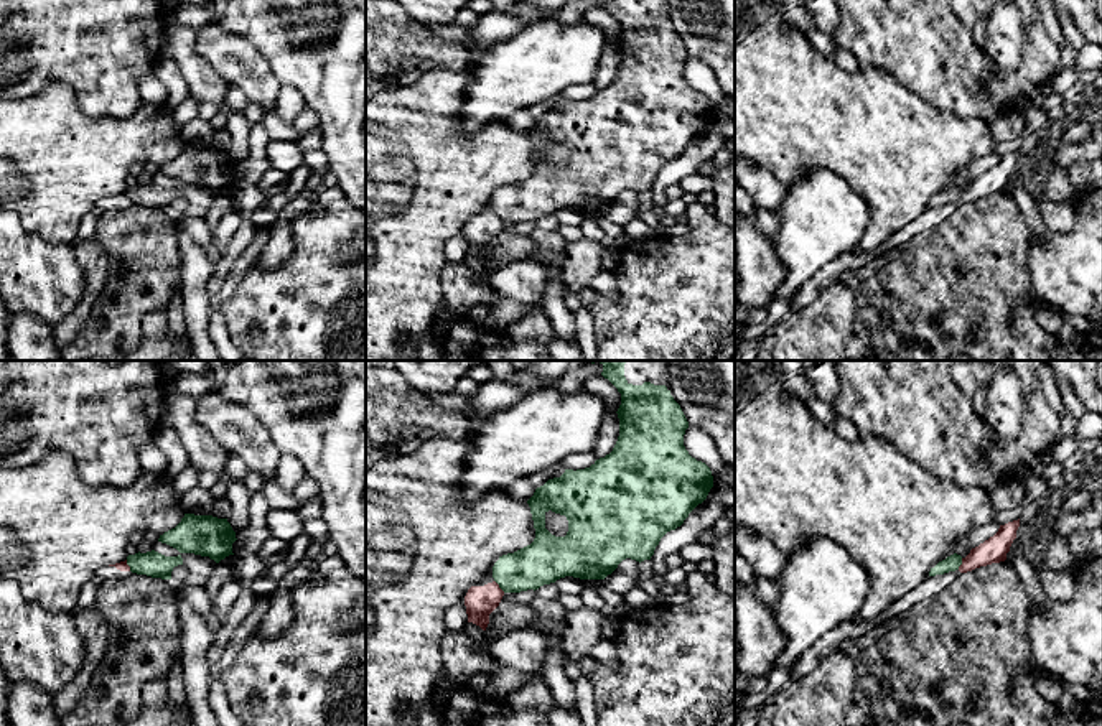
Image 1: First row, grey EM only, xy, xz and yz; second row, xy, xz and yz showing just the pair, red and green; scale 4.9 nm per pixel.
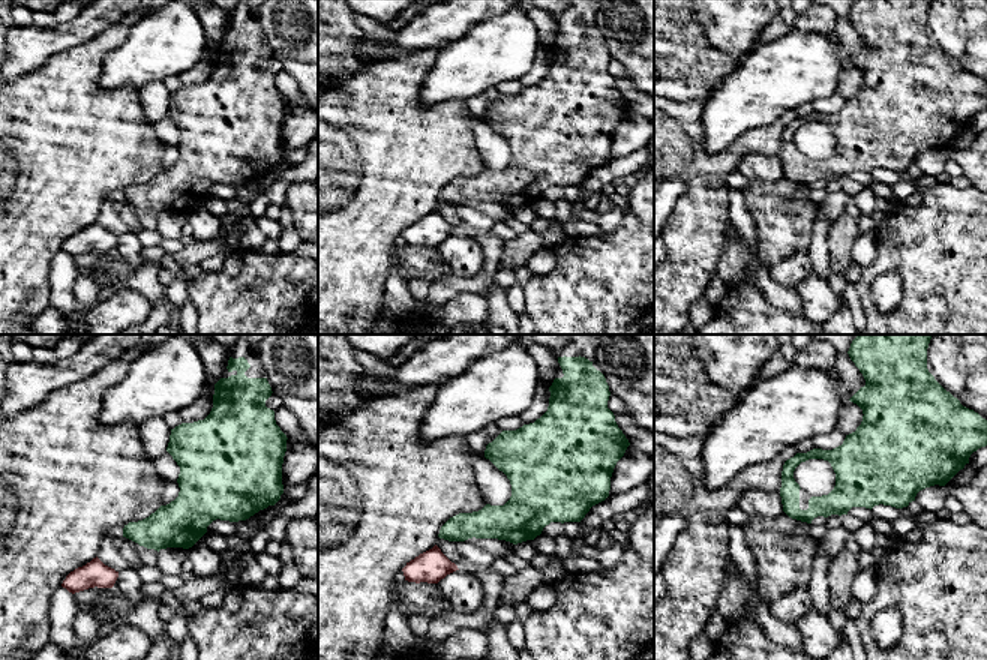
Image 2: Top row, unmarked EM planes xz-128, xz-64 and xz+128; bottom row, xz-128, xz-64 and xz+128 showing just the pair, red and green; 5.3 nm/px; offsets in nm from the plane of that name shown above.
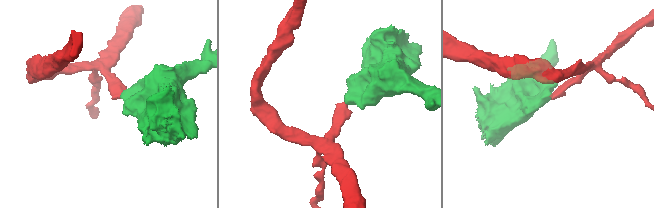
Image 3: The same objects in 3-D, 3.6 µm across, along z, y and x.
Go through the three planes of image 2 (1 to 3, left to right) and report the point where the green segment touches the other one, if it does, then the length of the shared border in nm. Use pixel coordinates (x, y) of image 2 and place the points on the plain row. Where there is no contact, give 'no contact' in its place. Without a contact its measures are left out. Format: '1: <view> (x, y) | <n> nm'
1: no contact
2: no contact
3: no contact

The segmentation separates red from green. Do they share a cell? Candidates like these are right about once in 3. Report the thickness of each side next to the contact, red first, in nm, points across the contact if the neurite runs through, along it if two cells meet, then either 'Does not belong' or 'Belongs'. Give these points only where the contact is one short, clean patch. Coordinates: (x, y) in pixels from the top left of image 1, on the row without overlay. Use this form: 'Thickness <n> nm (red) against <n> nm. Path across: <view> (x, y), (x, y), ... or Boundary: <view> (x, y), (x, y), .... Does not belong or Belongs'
Thickness 150 nm (red) against 220 nm. Boundary: xz (494, 211), (504, 223). Does not belong

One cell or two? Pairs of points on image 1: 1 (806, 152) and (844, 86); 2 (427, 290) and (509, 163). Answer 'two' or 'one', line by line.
1: one
2: one

